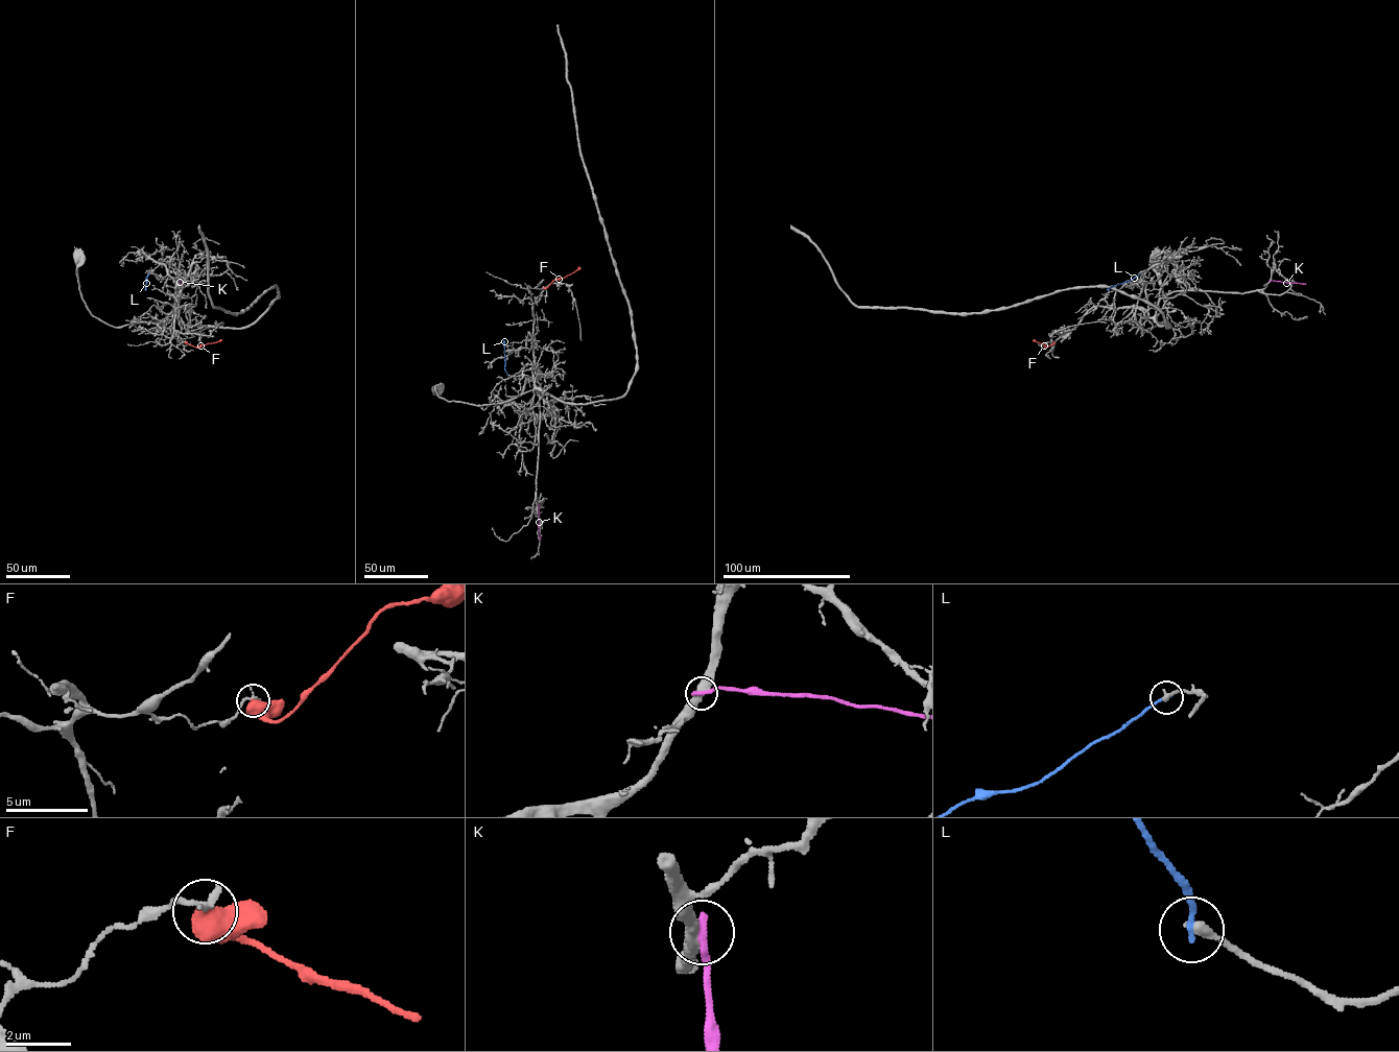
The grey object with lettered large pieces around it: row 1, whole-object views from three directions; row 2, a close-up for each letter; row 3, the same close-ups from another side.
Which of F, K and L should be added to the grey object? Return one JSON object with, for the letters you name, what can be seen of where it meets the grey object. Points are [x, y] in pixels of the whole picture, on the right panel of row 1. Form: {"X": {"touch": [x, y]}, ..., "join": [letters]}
{"join": []}

